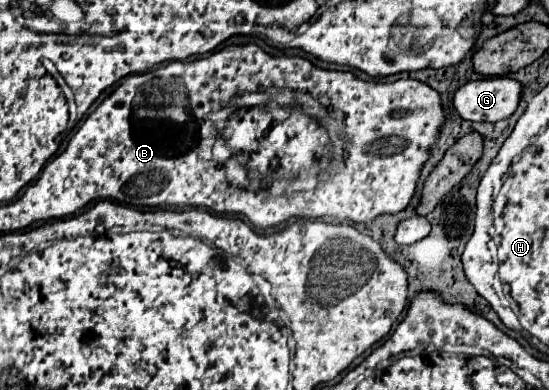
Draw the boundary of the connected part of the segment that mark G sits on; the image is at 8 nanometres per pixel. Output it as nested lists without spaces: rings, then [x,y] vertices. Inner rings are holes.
[[[509,76],[475,80],[455,92],[453,104],[465,120],[499,122],[517,110],[521,90],[521,84]]]

